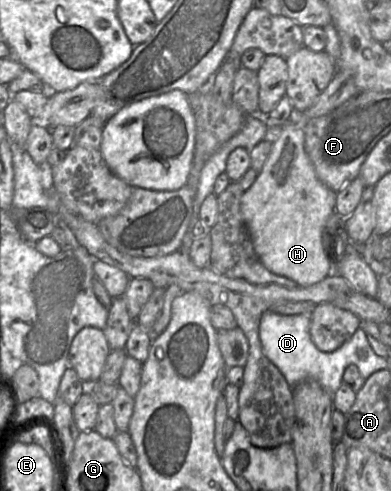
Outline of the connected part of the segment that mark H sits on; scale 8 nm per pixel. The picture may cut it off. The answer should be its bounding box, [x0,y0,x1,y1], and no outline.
[240,122,336,286]

